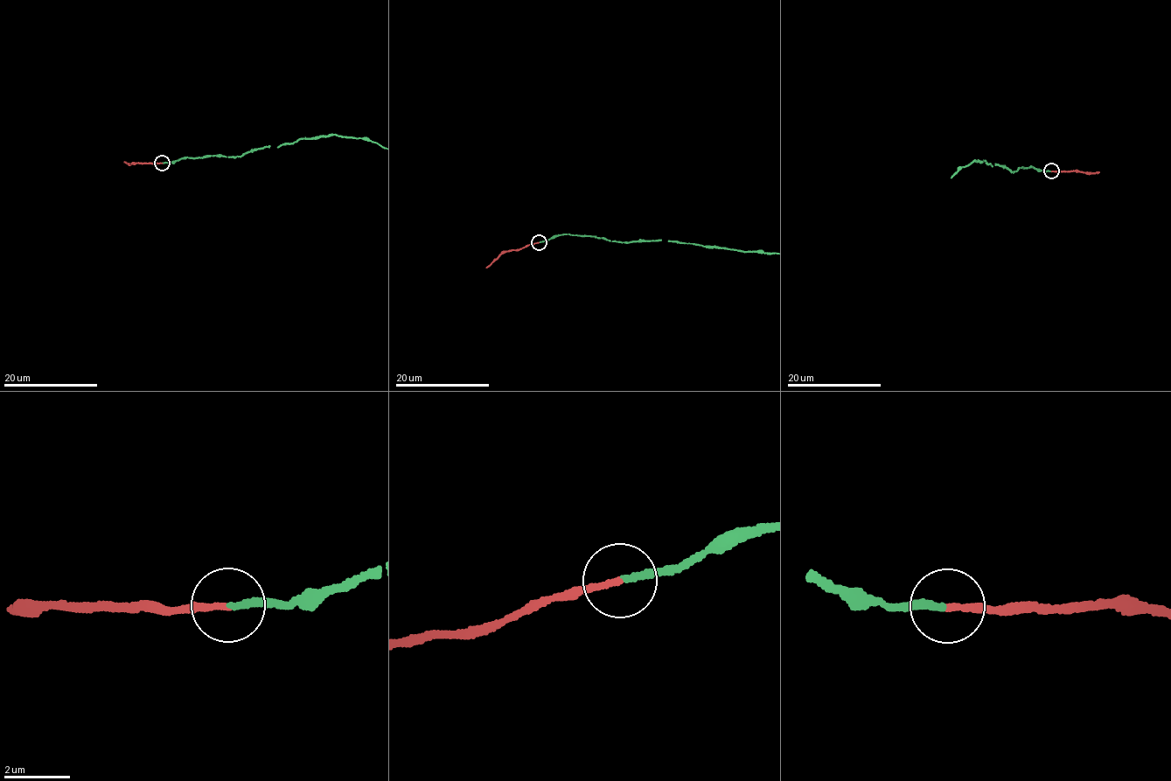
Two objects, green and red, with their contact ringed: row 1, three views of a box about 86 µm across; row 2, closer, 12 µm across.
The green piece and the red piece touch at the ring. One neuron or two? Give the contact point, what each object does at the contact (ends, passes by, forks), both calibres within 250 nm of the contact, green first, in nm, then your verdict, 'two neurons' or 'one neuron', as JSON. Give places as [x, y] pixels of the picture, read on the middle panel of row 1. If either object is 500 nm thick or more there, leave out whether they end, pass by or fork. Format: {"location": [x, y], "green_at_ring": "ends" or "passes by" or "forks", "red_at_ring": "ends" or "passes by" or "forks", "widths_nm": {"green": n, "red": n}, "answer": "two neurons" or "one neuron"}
{"location": [539, 242], "green_at_ring": "ends", "red_at_ring": "ends", "widths_nm": {"green": 190, "red": 170}, "answer": "one neuron"}

